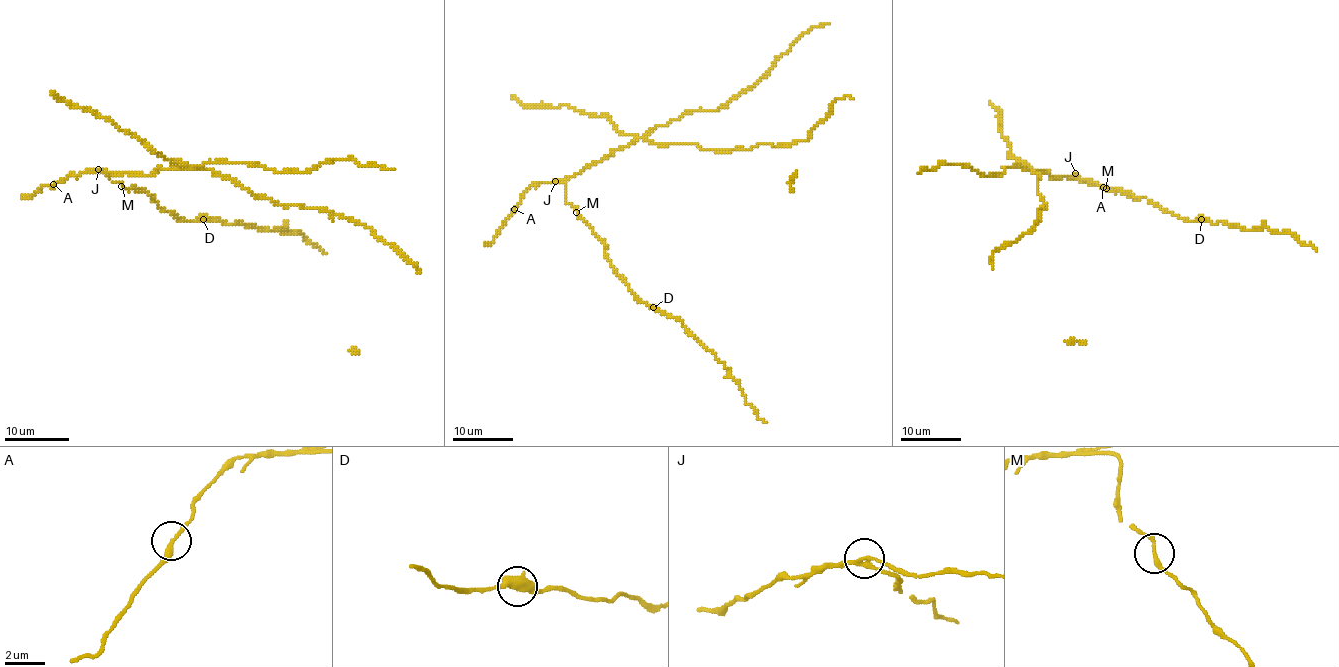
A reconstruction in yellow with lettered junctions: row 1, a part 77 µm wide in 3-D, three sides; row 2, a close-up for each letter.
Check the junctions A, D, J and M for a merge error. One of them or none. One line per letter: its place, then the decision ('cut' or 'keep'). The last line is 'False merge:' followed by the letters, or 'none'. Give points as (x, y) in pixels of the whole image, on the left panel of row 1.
A: place (53, 184); keep
D: place (203, 219); keep
J: place (98, 169); cut
M: place (121, 186); keep
False merge: J

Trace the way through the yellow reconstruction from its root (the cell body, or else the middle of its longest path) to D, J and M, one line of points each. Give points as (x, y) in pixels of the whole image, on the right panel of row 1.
D: (1059, 177), (1092, 180), (1109, 190), (1146, 198), (1182, 219), (1202, 219)
J: (1059, 177), (1070, 178), (1076, 172)
M: (1059, 177), (1071, 178), (1074, 175), (1079, 180), (1092, 180), (1106, 189)

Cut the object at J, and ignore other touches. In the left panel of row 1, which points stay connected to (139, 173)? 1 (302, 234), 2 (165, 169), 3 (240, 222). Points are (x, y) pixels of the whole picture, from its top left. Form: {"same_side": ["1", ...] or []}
{"same_side": ["2"]}

